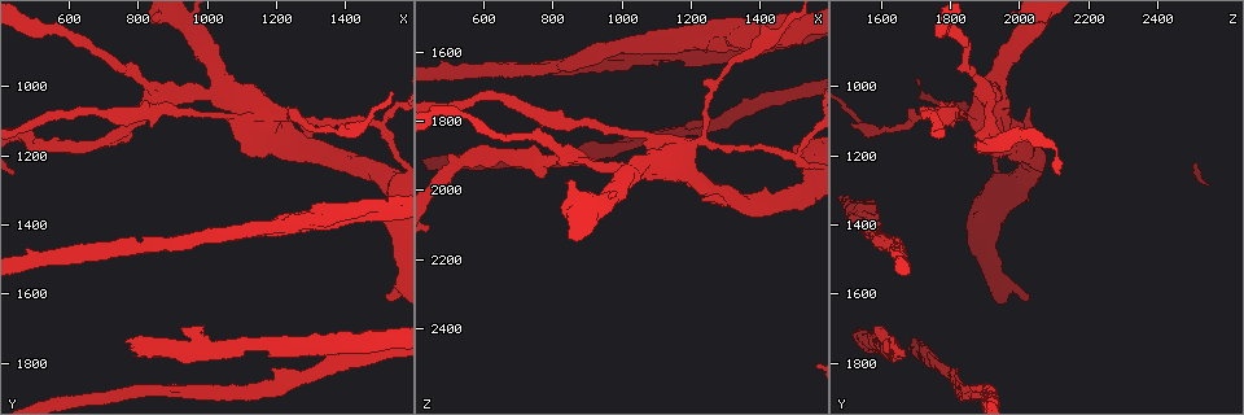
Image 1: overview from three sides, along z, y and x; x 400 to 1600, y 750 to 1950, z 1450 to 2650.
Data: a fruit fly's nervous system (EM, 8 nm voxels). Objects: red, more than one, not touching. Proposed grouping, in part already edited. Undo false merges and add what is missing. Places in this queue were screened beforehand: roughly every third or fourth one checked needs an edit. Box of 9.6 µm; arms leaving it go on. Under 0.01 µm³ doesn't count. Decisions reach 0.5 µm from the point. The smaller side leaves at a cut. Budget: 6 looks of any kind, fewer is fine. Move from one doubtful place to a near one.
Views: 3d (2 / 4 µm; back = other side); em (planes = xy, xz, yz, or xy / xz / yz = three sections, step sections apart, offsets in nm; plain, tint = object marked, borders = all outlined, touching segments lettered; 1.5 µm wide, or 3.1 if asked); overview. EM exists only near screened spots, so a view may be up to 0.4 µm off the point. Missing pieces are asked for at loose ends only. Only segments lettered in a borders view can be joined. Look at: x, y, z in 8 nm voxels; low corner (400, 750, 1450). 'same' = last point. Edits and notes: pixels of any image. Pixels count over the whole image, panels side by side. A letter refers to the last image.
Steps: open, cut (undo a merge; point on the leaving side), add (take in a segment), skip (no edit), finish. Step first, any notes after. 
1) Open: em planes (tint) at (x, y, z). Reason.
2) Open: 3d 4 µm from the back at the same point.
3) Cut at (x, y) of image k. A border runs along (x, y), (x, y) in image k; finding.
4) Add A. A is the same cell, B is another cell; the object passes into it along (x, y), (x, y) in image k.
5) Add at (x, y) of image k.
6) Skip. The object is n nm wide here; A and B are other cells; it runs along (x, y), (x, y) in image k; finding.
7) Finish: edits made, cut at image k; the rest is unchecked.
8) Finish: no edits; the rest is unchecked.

Open: 3d 4 µm at (1390, 1100, 1870). Touches itself.

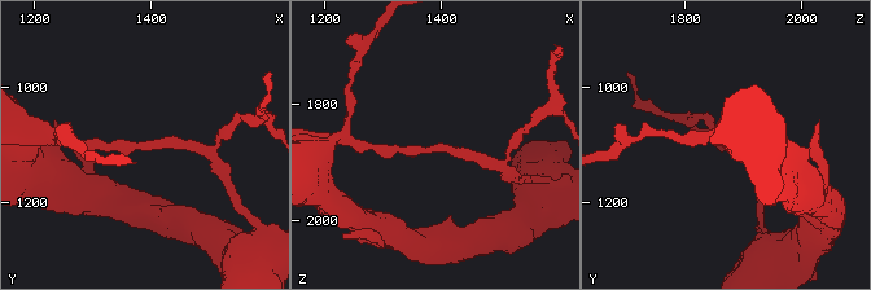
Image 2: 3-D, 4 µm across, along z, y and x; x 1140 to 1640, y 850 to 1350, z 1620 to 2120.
Open: em planes (borders) at (1395, 1100, 1875). Need the tissue.

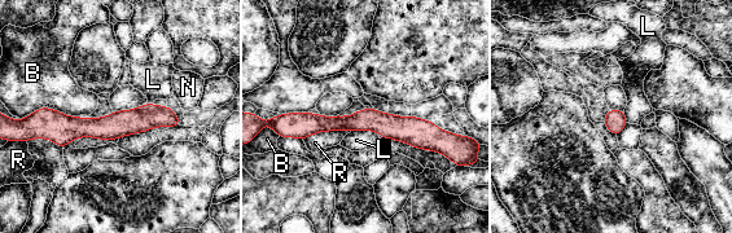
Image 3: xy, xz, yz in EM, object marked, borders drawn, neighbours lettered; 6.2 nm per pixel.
Skip. B, L, N and R are other cells; it runs along (277, 126), (380, 122), (432, 133) in image 3; all the same neuron.

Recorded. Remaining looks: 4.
Open: 3d 4 µm at (1140, 1080, 1880). Sudden change in width.

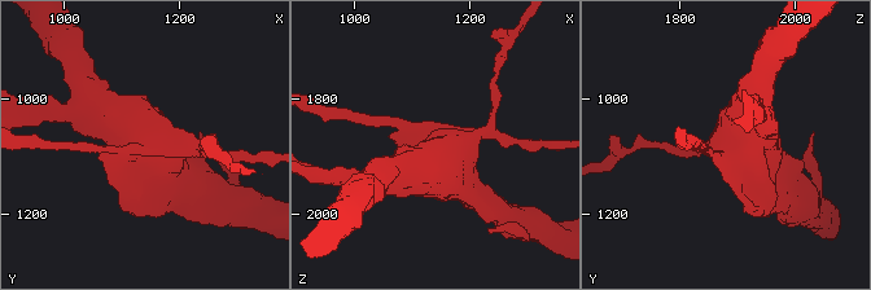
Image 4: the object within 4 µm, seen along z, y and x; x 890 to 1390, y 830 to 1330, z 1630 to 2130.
Open: em yz step 8 (borders) at (1140, 1085, 1880).

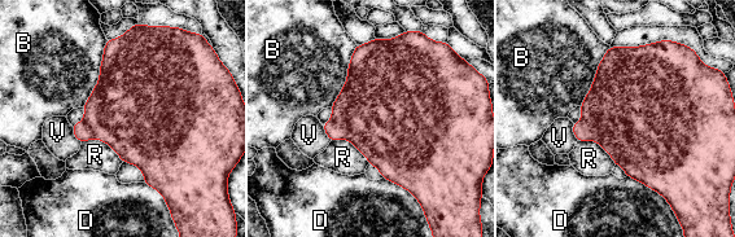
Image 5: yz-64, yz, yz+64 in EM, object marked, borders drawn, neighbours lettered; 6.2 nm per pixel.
Open: em planes (borders) at the same point.

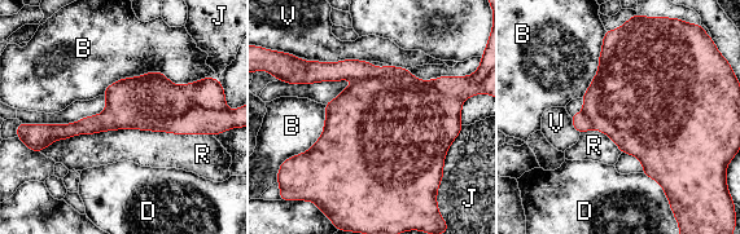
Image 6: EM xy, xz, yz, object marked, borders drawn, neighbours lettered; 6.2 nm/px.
Cut at (445, 84) of image 6. B, D, J, R and V are other cells; the part that leaves runs along (296, 79), (371, 71), (436, 84) in image 6; a second neuron is stuck on.

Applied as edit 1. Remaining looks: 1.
Finish: edits made, cut at image 6; the rest is unchecked.

